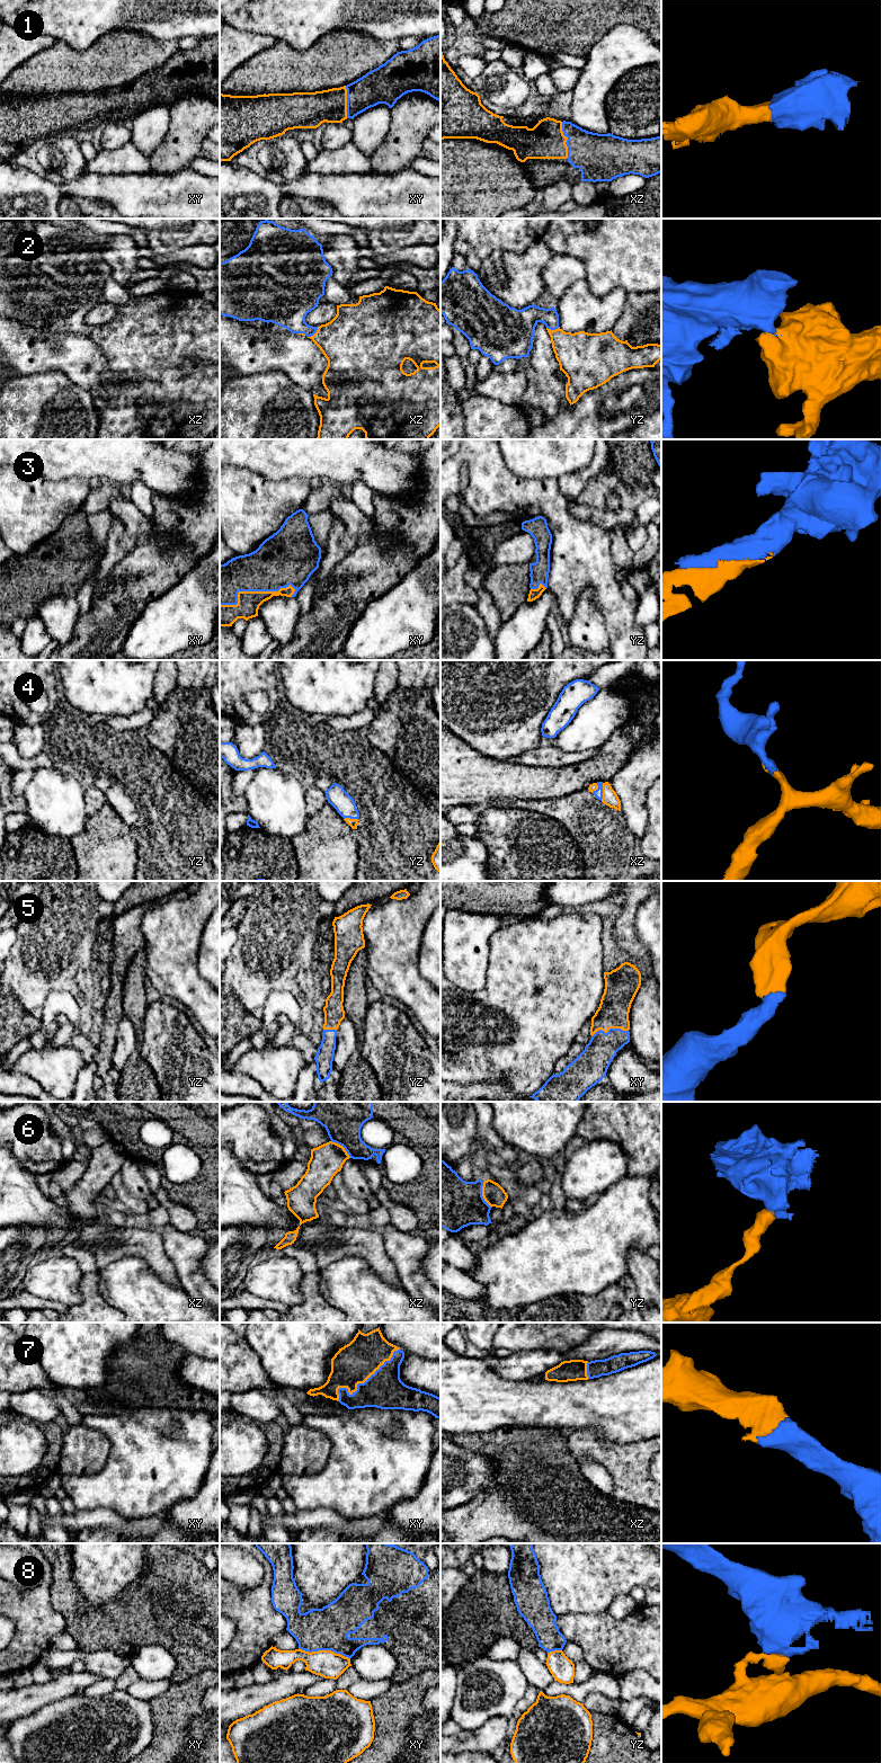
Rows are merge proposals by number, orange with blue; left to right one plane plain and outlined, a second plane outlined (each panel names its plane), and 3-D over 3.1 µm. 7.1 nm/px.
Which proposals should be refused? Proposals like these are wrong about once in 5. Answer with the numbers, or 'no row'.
6, 8

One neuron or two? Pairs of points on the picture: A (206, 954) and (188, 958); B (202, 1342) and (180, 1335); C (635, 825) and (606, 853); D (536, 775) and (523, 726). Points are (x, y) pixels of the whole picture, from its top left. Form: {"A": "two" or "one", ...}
{"A": "two", "B": "one", "C": "two", "D": "two"}

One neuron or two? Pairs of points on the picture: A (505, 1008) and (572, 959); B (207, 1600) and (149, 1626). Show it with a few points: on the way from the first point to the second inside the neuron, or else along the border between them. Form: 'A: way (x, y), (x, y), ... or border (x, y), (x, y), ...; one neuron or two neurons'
A: way (522, 999), (555, 967); one neuron
B: way (193, 1608), (178, 1608), (163, 1614); one neuron

